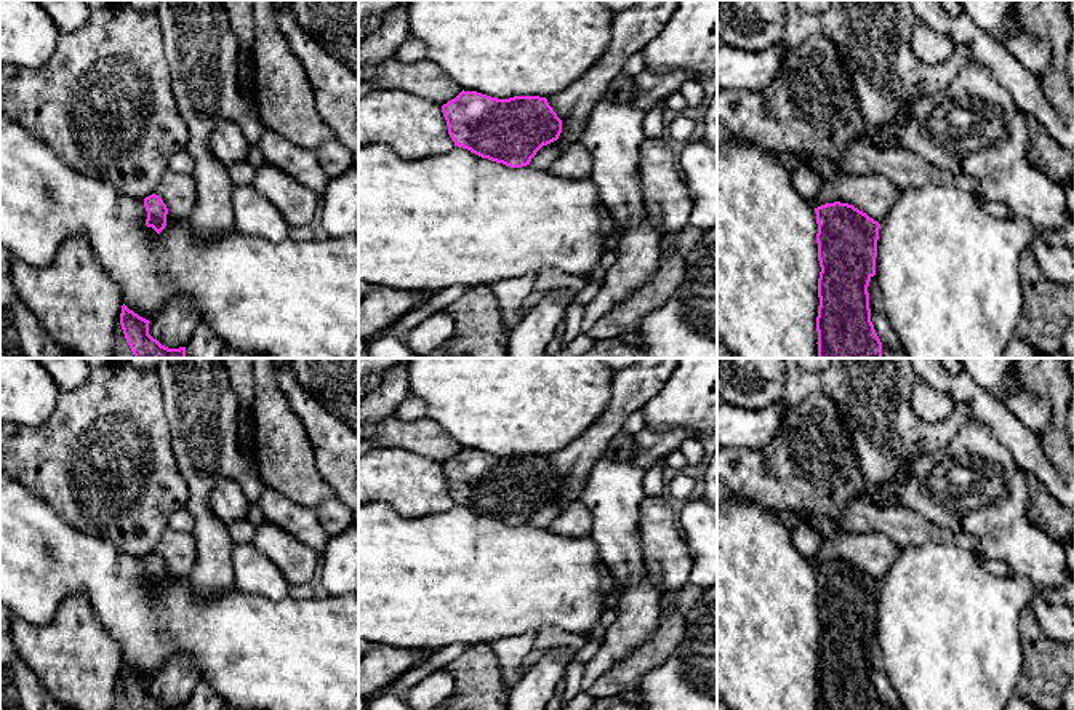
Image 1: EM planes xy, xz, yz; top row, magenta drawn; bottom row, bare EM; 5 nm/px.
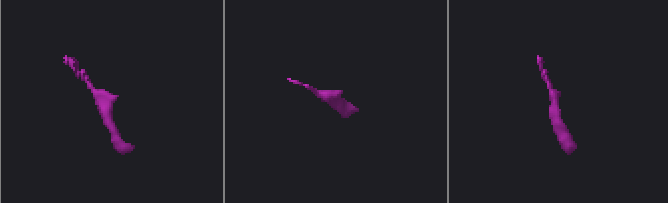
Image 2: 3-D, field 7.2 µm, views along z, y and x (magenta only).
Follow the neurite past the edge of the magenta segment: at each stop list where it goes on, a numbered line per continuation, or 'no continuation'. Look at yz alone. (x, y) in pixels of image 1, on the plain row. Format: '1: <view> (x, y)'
no continuation

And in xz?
no continuation

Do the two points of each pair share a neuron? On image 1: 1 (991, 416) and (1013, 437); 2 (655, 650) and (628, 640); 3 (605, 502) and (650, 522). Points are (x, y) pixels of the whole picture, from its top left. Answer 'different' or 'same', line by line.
1: same
2: different
3: different

